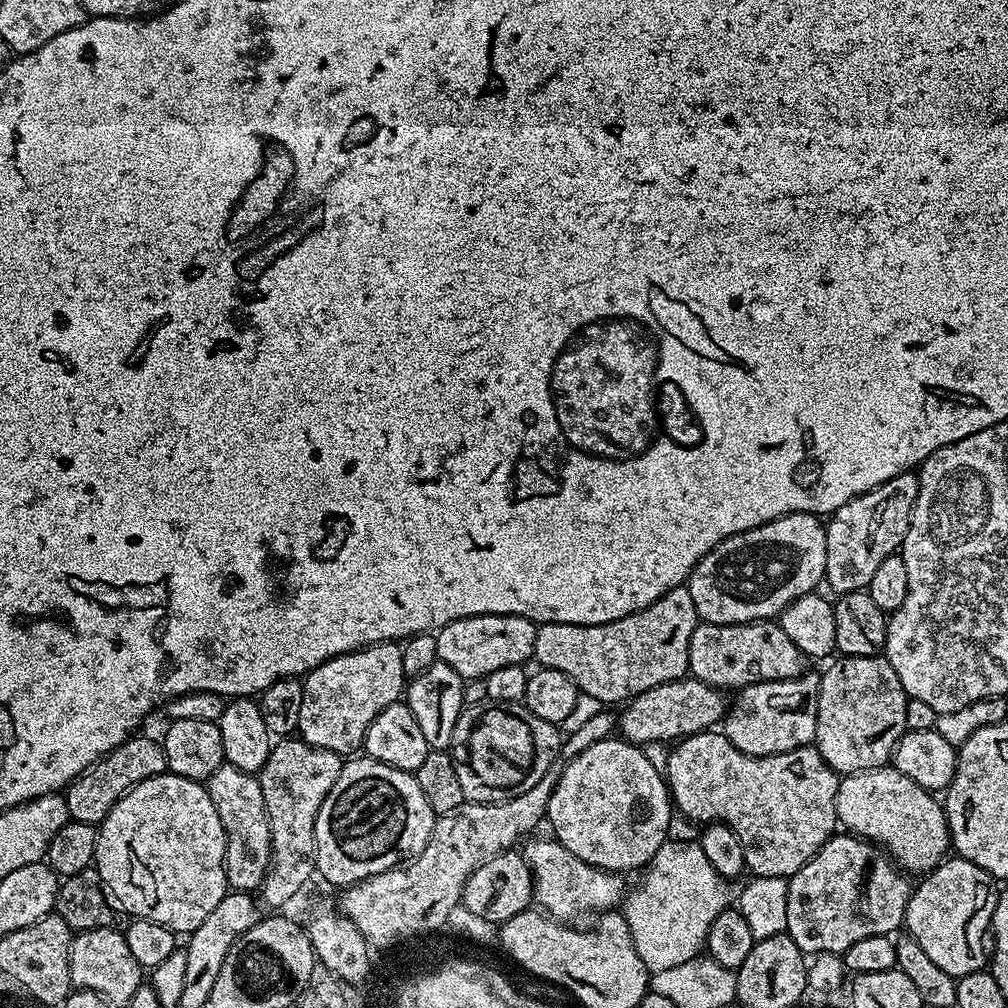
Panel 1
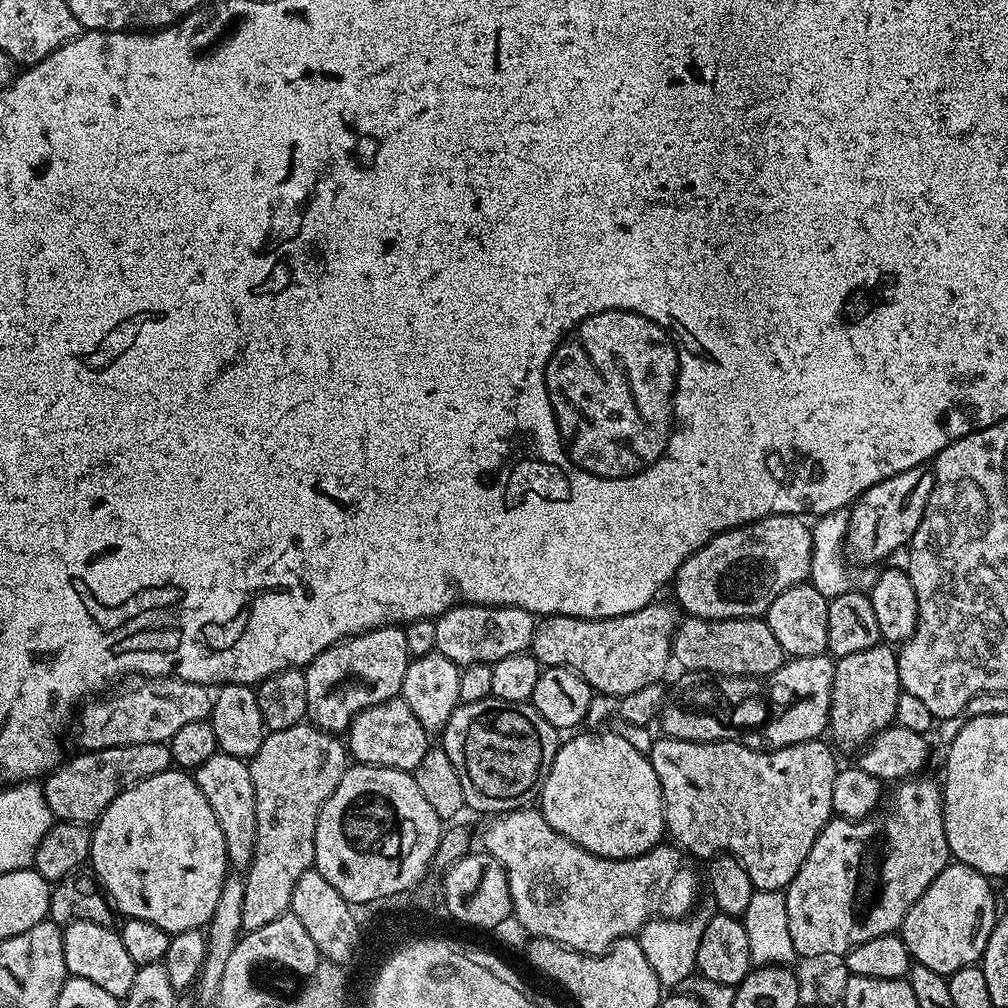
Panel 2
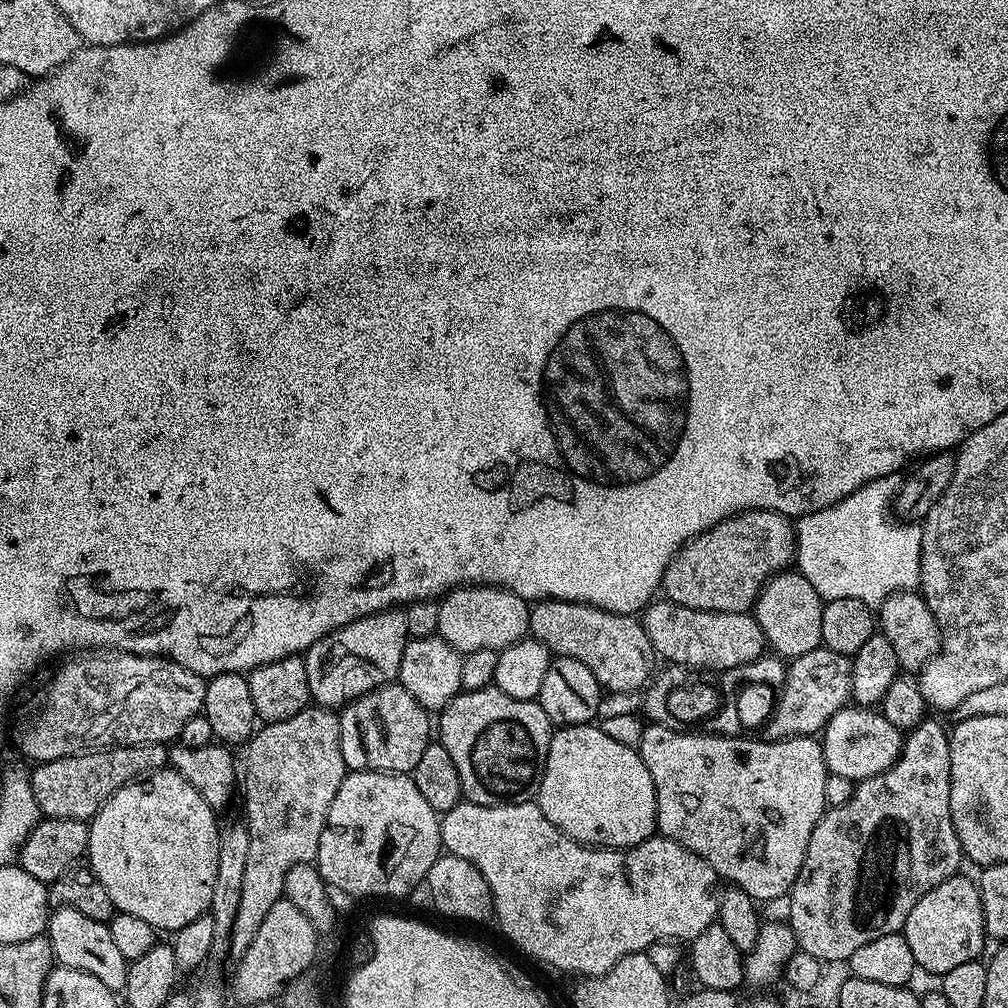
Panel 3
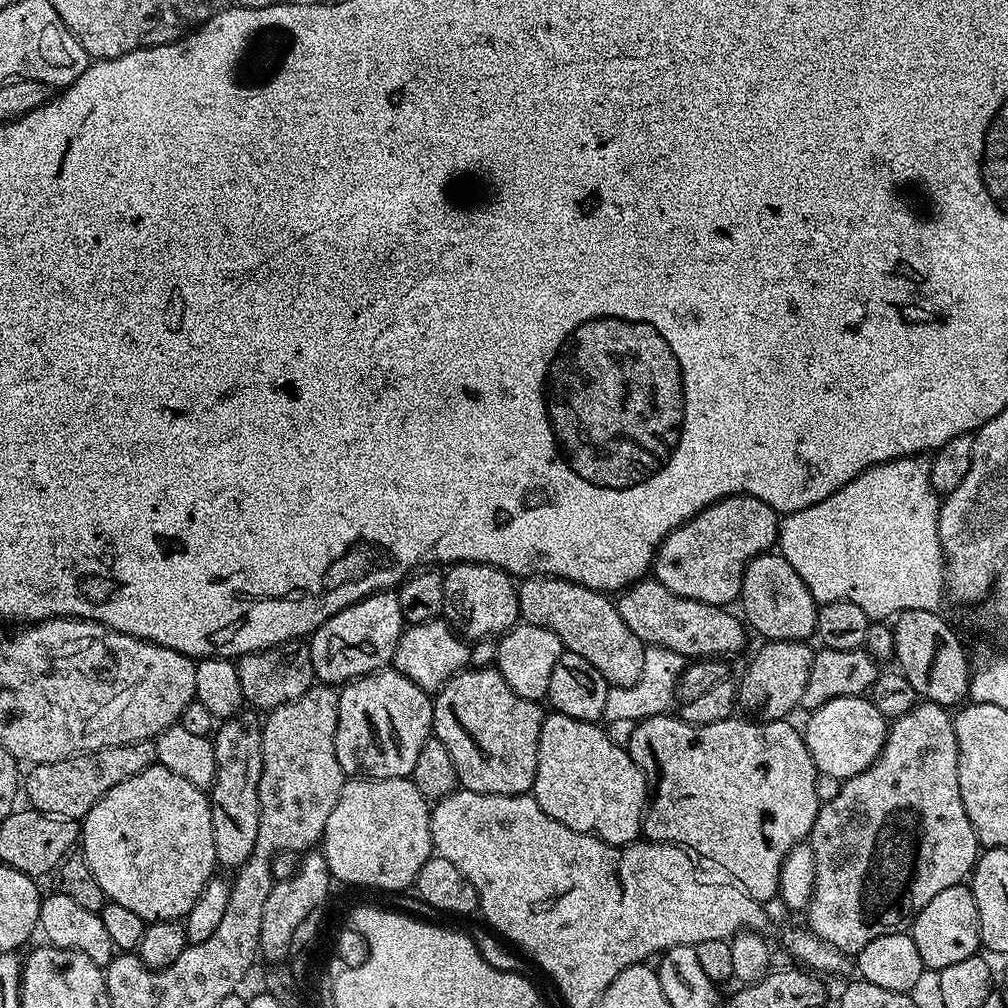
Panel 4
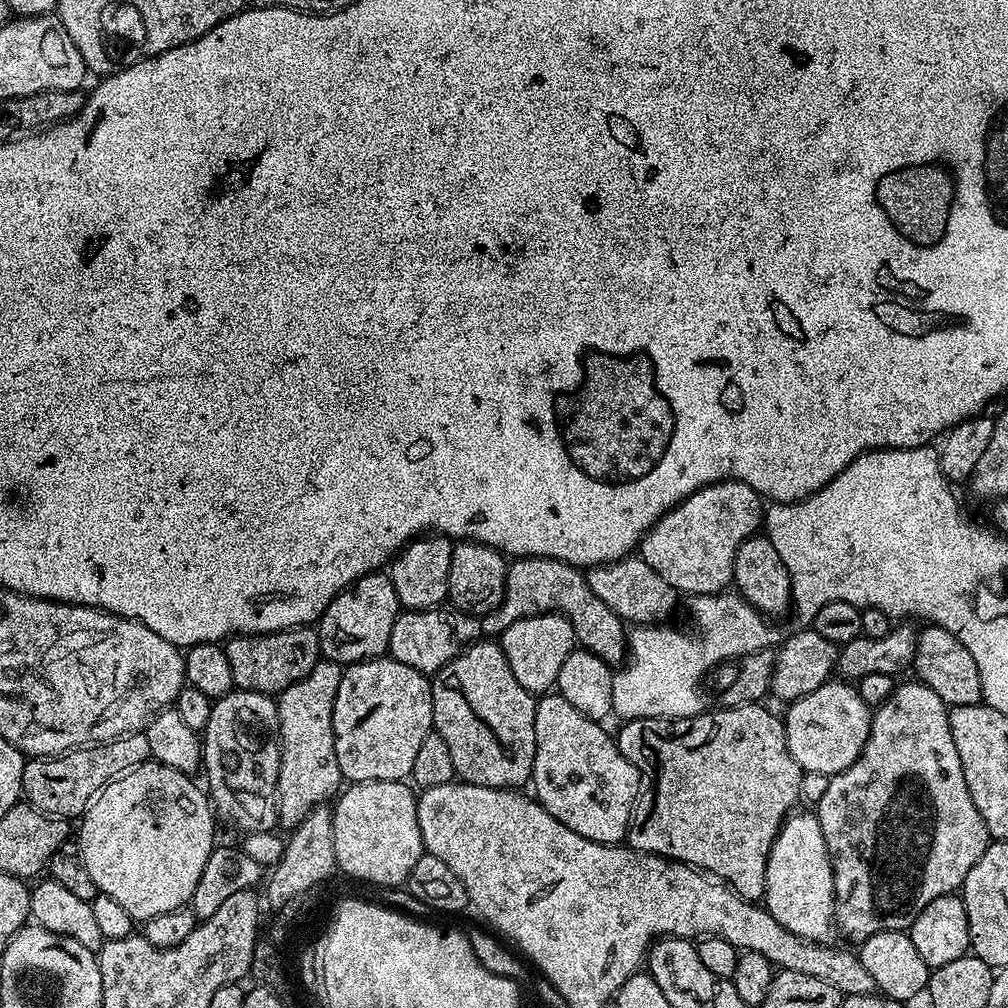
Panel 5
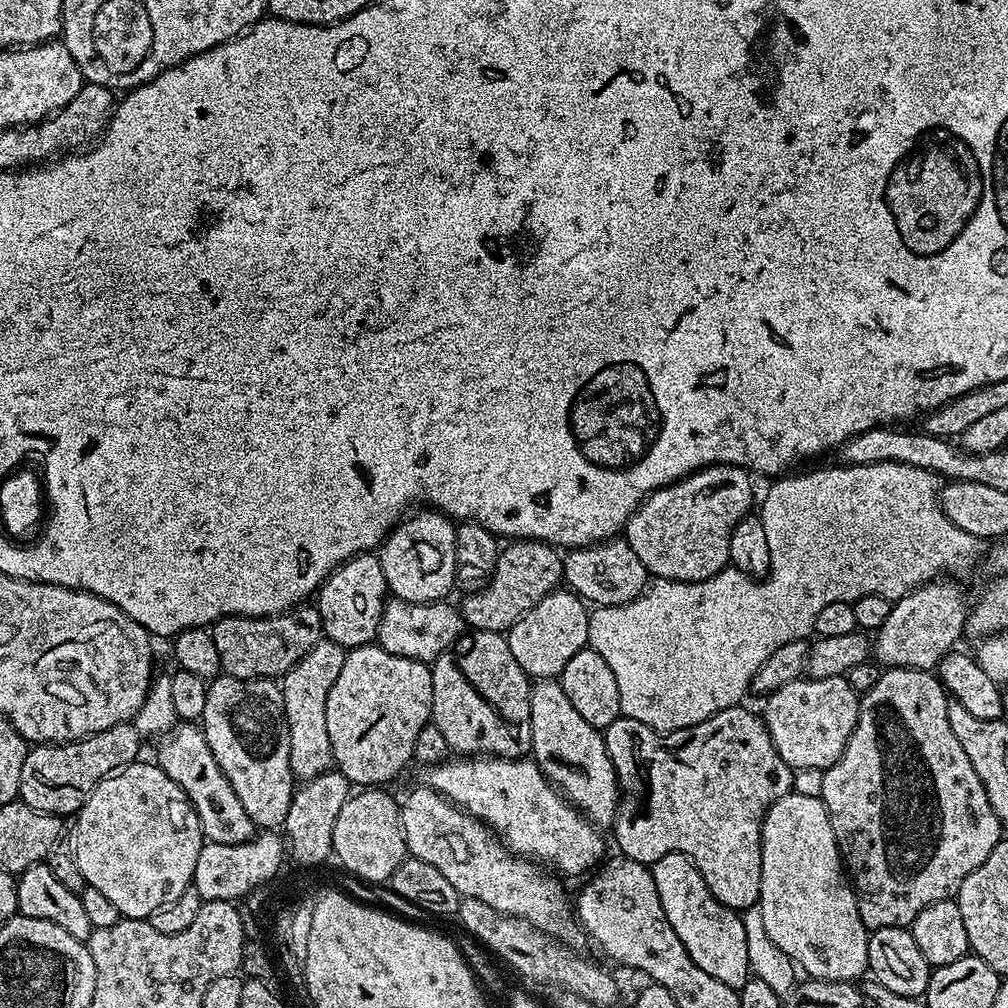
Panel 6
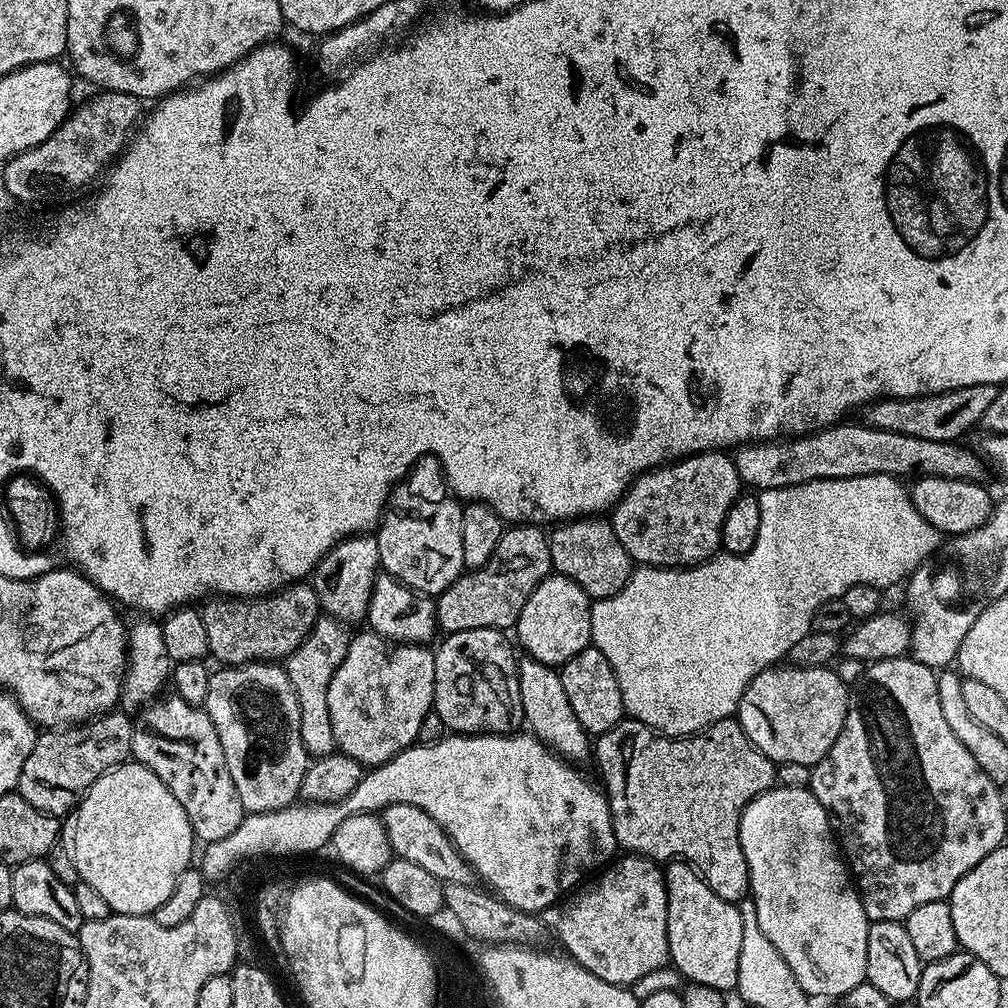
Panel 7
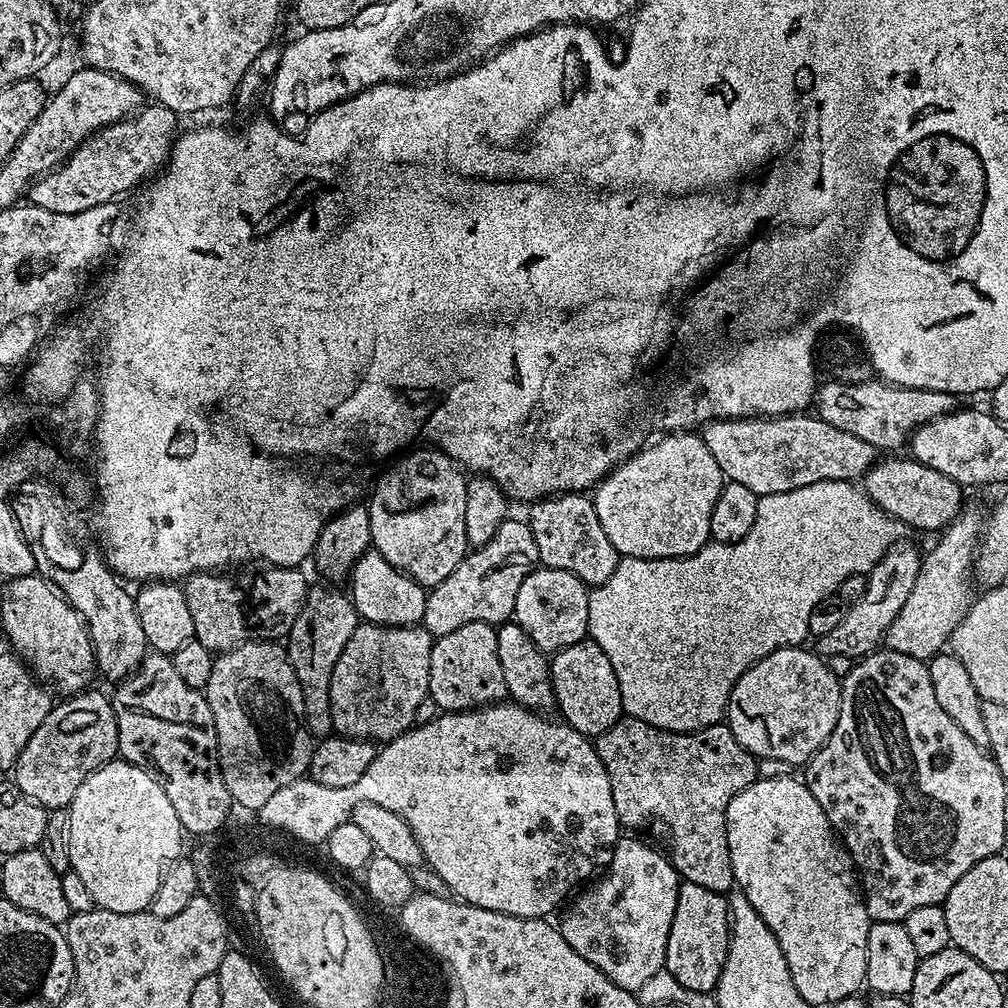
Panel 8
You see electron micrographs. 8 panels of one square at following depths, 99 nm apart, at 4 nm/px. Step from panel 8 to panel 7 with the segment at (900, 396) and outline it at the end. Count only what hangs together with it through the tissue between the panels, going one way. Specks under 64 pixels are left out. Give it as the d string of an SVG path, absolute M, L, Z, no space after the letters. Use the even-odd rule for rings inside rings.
M975 384L946 390L929 396L898 398L897 400L878 400L867 405L867 423L878 430L894 430L894 434L910 434L910 438L930 438L930 442L956 442L972 427L980 424L982 414L994 402L997 385Z

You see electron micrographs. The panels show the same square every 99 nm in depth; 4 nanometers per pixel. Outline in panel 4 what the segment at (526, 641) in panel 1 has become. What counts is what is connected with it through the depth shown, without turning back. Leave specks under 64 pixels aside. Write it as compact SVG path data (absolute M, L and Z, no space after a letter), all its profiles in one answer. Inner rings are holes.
M486 563L453 564L444 572L444 610L442 616L463 639L469 642L484 640L487 636L496 638L507 632L508 629L516 627L520 620L520 593L513 577L500 568Z

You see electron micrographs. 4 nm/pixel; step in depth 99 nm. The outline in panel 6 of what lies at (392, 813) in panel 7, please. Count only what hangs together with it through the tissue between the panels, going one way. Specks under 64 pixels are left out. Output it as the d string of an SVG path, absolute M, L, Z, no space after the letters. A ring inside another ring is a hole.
M427 786L419 787L400 804L402 834L406 838L408 856L413 860L430 862L430 866L436 867L450 881L450 886L454 886L454 890L460 892L461 897L482 898L486 906L507 916L517 916L520 920L534 925L539 932L545 932L547 936L555 936L563 942L571 941L571 936L578 932L578 924L574 919L570 896L564 893L563 886L555 880L557 877L539 863L509 852L500 837L487 824L483 824L477 816L471 816L469 812L456 807L441 792Z

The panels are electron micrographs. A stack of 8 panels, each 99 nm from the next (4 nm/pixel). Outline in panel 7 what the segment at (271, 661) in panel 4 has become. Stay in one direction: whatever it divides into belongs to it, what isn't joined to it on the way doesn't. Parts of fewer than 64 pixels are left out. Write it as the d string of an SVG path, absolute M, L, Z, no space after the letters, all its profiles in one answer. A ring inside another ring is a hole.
M308 582L289 584L266 596L212 598L203 607L199 613L206 625L208 656L224 666L287 661L322 615L318 594Z

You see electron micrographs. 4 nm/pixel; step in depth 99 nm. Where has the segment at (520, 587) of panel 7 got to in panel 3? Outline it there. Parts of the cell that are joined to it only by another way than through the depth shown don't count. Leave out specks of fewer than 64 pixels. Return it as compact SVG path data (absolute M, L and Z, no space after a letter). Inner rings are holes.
M538 600L529 607L531 639L542 642L556 656L574 658L594 674L601 689L609 693L636 694L649 683L648 667L654 661L652 643L635 615L623 616L569 600Z

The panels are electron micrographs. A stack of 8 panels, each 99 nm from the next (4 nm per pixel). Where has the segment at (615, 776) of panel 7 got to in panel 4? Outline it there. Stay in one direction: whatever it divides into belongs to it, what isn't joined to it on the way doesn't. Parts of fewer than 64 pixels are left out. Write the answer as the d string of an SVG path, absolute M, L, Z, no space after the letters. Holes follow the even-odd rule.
M665 714L641 720L633 727L636 729L626 739L628 753L645 776L654 781L642 832L649 841L679 844L697 857L705 856L709 865L733 876L750 898L775 901L786 854L790 854L795 844L803 844L811 837L816 815L820 812L822 801L816 789L818 773L801 729L787 719L764 720L760 724L736 719L690 725L675 715Z

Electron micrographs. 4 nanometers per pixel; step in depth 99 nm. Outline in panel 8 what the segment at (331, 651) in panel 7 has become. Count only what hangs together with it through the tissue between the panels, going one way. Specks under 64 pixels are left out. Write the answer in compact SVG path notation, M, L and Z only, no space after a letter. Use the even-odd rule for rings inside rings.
M336 586L320 587L324 588L309 587L308 600L302 606L302 614L298 614L298 622L294 622L286 637L288 657L302 686L304 721L308 723L309 732L316 738L333 735L330 678L334 678L334 666L338 666L338 657L342 655L346 642L350 642L350 634L354 634L362 622L347 591Z

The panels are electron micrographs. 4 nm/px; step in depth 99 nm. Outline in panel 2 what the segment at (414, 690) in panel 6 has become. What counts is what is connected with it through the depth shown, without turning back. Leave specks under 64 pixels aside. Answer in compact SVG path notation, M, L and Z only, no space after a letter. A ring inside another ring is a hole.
M402 698L387 700L359 712L346 733L346 747L351 759L358 764L373 764L399 772L415 773L422 754L430 747L430 733L414 718L414 710Z

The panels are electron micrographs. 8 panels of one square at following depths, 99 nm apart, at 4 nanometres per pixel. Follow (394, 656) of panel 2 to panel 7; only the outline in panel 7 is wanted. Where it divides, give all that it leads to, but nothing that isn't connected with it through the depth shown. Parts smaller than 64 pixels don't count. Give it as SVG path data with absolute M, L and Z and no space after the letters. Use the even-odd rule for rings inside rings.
M361 534L341 538L330 551L316 563L310 583L318 594L321 609L333 620L353 626L365 619L370 606L370 594L380 568L380 555L375 535Z

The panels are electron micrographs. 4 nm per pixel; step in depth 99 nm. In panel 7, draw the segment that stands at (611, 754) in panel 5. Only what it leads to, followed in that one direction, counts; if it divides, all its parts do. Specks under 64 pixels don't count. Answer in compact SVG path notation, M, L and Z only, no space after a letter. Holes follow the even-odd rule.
M524 658L516 665L518 674L518 694L522 694L522 714L524 724L531 735L536 736L551 748L557 756L569 762L581 762L590 756L590 734L578 722L570 701L566 699L566 689L562 687L559 671L551 664L543 664L531 658Z

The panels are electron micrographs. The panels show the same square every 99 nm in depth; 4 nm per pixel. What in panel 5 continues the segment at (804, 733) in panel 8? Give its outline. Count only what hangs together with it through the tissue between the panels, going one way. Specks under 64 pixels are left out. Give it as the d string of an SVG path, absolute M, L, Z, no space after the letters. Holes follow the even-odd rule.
M827 682L818 686L813 693L806 694L787 705L788 713L783 713L786 746L790 754L803 772L826 774L829 778L837 776L842 770L854 766L858 754L862 754L862 746L866 746L866 738L870 734L873 709L858 694L855 686L848 682Z

